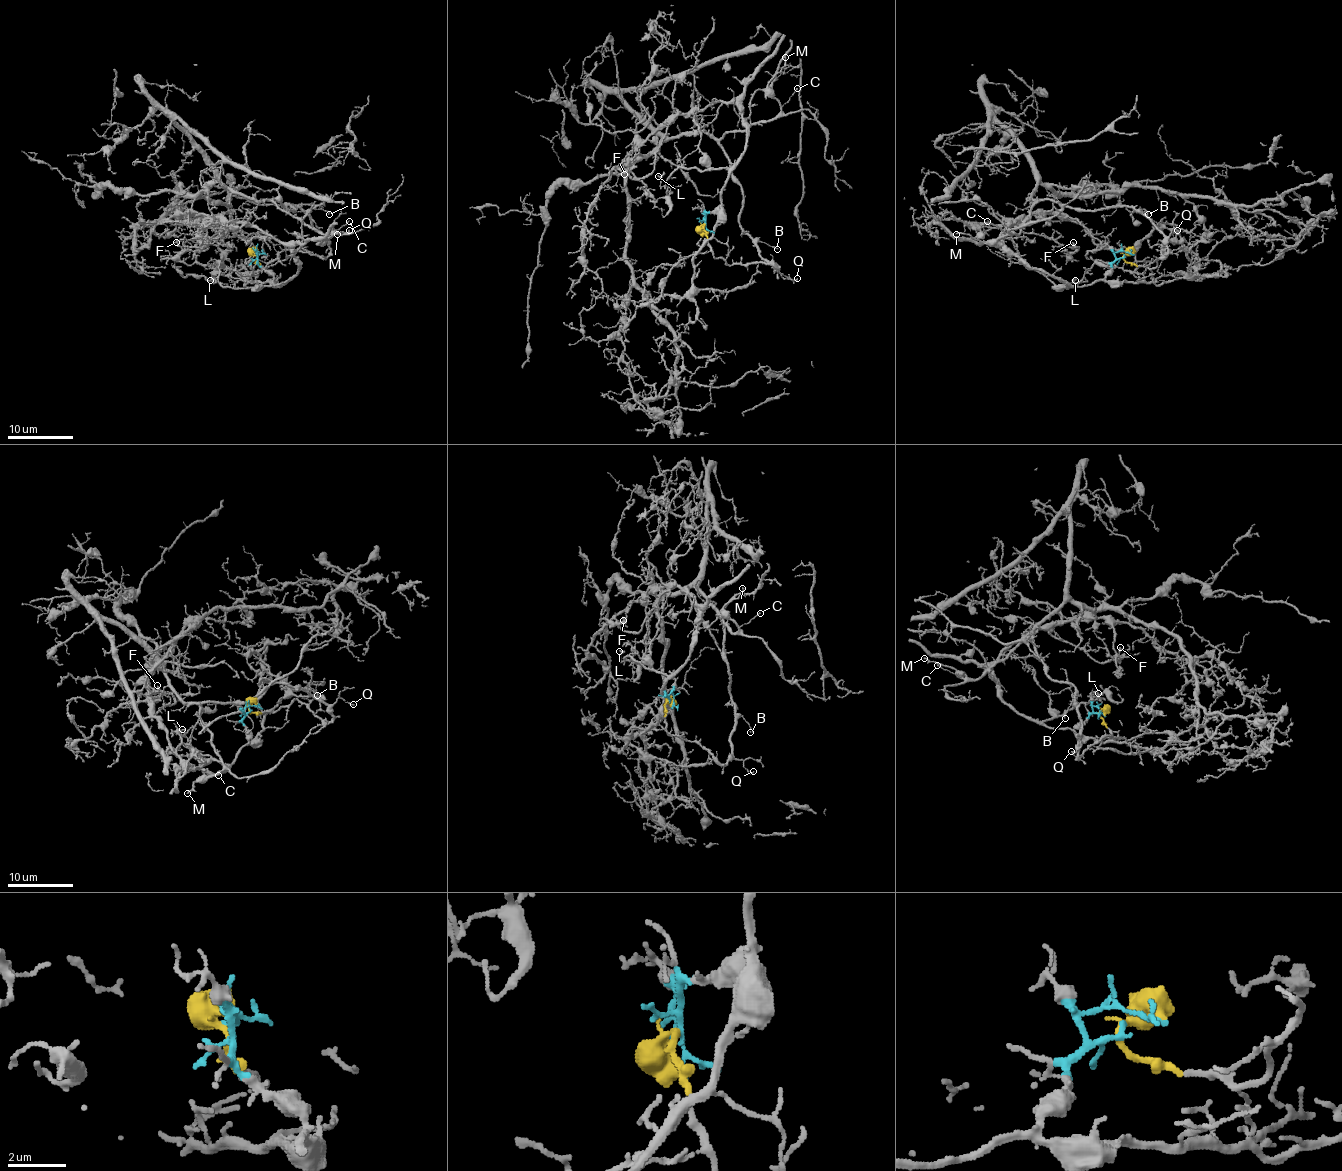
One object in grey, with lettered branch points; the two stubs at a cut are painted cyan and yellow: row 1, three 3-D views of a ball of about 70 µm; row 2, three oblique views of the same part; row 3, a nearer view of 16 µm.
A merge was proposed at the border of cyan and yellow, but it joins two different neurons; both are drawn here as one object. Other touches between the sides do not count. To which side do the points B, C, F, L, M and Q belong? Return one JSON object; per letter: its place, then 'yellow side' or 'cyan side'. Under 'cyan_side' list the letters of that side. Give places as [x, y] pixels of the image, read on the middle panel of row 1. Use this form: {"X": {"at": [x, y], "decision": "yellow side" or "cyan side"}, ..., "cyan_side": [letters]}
{"B": {"at": [777, 249], "decision": "yellow side"}, "C": {"at": [797, 88], "decision": "yellow side"}, "F": {"at": [624, 174], "decision": "cyan side"}, "L": {"at": [658, 176], "decision": "cyan side"}, "M": {"at": [785, 57], "decision": "yellow side"}, "Q": {"at": [797, 278], "decision": "yellow side"}, "cyan_side": ["F", "L"]}

